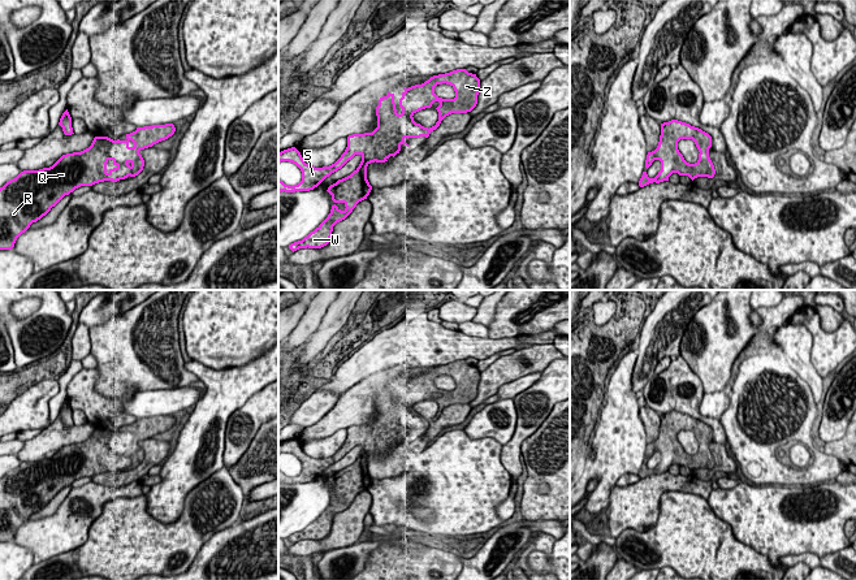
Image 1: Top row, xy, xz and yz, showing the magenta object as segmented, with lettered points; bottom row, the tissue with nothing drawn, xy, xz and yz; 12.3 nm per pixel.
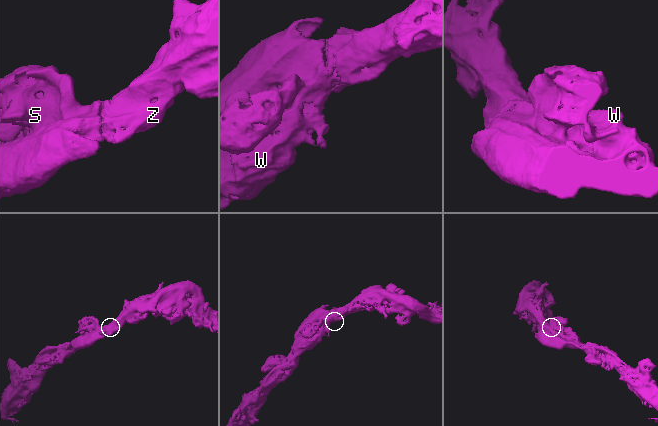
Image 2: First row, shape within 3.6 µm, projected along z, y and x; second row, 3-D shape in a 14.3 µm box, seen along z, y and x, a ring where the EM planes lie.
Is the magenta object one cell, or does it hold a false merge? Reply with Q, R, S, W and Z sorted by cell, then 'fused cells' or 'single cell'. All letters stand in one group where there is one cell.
Q R S W Z | single cell

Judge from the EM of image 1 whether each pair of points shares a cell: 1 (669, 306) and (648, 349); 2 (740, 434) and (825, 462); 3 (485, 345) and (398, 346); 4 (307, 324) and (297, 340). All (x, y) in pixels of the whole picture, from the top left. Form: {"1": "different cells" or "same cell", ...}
{"1": "same cell", "2": "same cell", "3": "same cell", "4": "same cell"}

